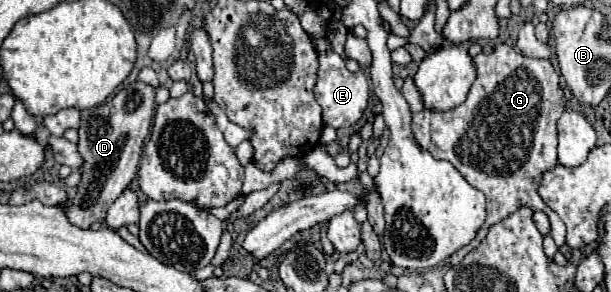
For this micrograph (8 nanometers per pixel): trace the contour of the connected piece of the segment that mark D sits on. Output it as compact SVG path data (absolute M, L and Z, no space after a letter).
M133 82L129 88L123 86L113 98L99 104L89 118L79 126L79 152L85 160L81 168L81 184L77 188L73 204L63 208L67 220L77 228L89 228L93 222L105 222L107 208L129 188L139 170L139 160L143 152L143 142L149 136L151 122L155 114L155 88Z

